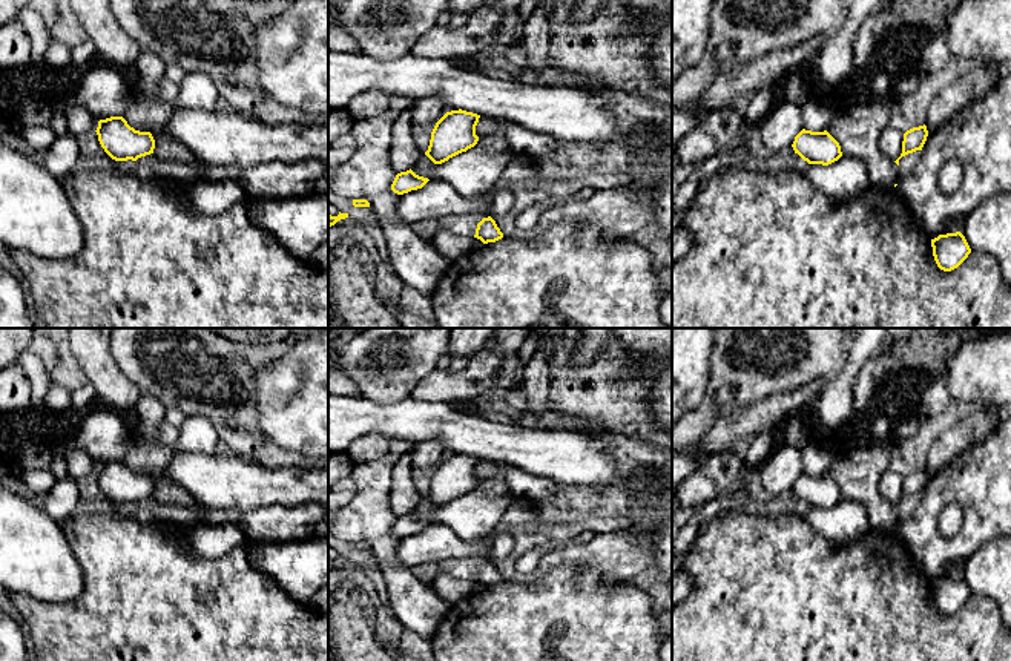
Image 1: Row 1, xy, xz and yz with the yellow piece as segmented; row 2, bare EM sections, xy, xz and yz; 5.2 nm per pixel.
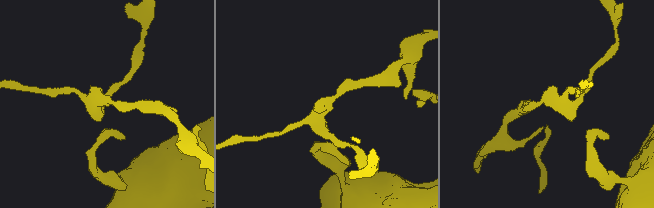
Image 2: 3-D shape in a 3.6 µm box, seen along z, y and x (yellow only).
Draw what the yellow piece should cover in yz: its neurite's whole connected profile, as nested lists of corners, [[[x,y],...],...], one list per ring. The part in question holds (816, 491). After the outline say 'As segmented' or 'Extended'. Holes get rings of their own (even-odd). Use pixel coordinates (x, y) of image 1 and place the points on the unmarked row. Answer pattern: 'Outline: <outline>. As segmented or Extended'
Outline: [[[802,472],[792,488],[798,497],[808,508],[828,509],[842,500],[839,486],[827,475],[812,475]]]. As segmented

